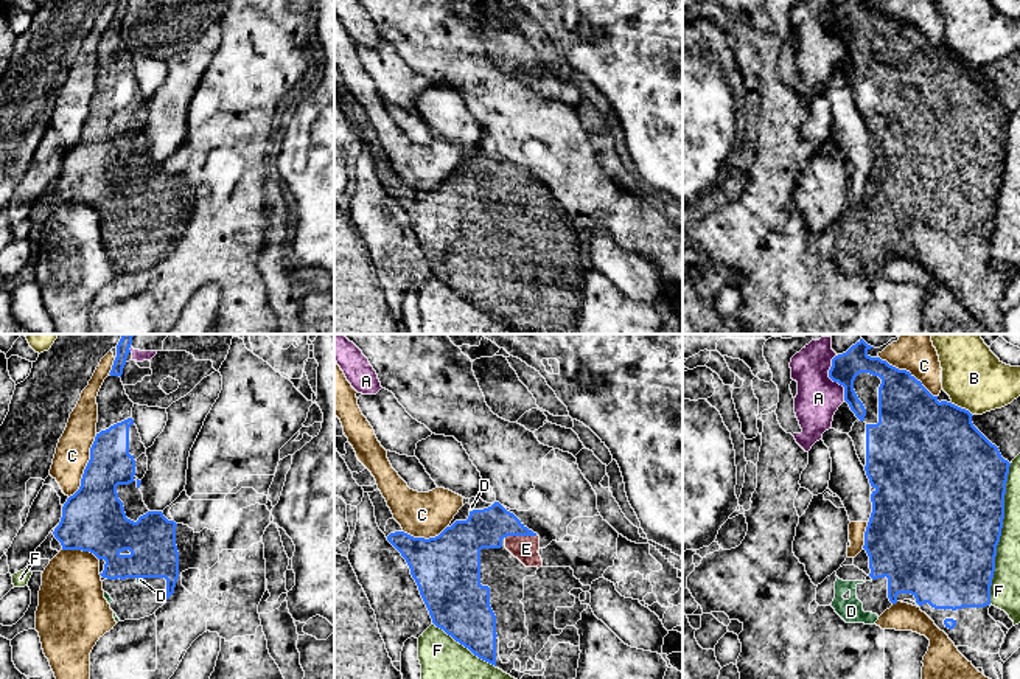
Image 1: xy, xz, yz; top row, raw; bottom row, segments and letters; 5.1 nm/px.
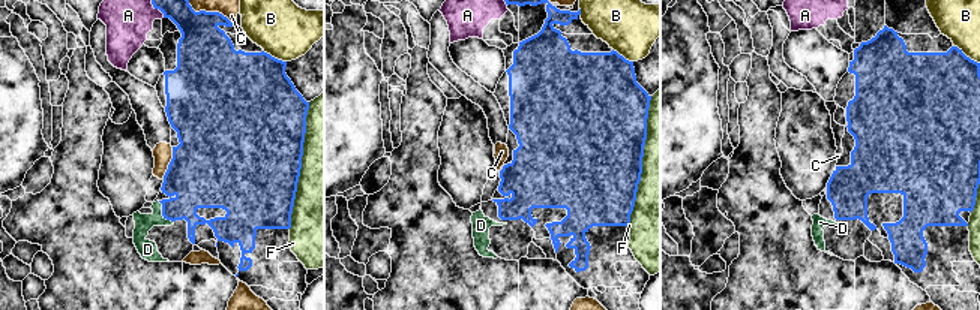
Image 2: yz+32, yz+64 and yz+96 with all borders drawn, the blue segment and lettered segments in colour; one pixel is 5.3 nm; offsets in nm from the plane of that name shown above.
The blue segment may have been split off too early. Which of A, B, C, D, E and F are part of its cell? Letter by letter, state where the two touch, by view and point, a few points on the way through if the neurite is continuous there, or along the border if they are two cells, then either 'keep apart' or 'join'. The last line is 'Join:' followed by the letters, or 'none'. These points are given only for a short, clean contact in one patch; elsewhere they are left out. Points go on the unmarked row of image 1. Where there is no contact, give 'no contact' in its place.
A: yz (832, 31) | along yz (835, 6), (829, 28), (843, 39), (845, 52) | keep apart
B: yz (960, 59) | keep apart
C: xy (86, 118) | keep apart
D: xy (140, 229) | across xy (151, 193), (140, 229), (140, 232) | join
E: xz (521, 187) | join
F: yz (1000, 185) | keep apart
Join: D, E

